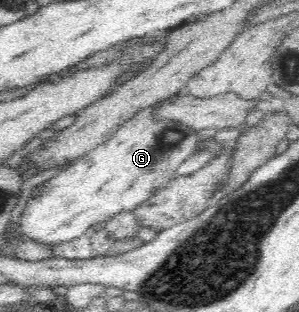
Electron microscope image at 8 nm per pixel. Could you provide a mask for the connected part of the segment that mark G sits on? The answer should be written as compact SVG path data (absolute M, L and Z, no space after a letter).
M157 104L142 108L126 120L90 154L74 160L56 177L44 182L44 189L28 199L18 223L19 241L31 239L53 246L78 239L94 226L105 224L124 211L134 212L175 178L178 167L194 155L198 132L169 119L152 119Z

